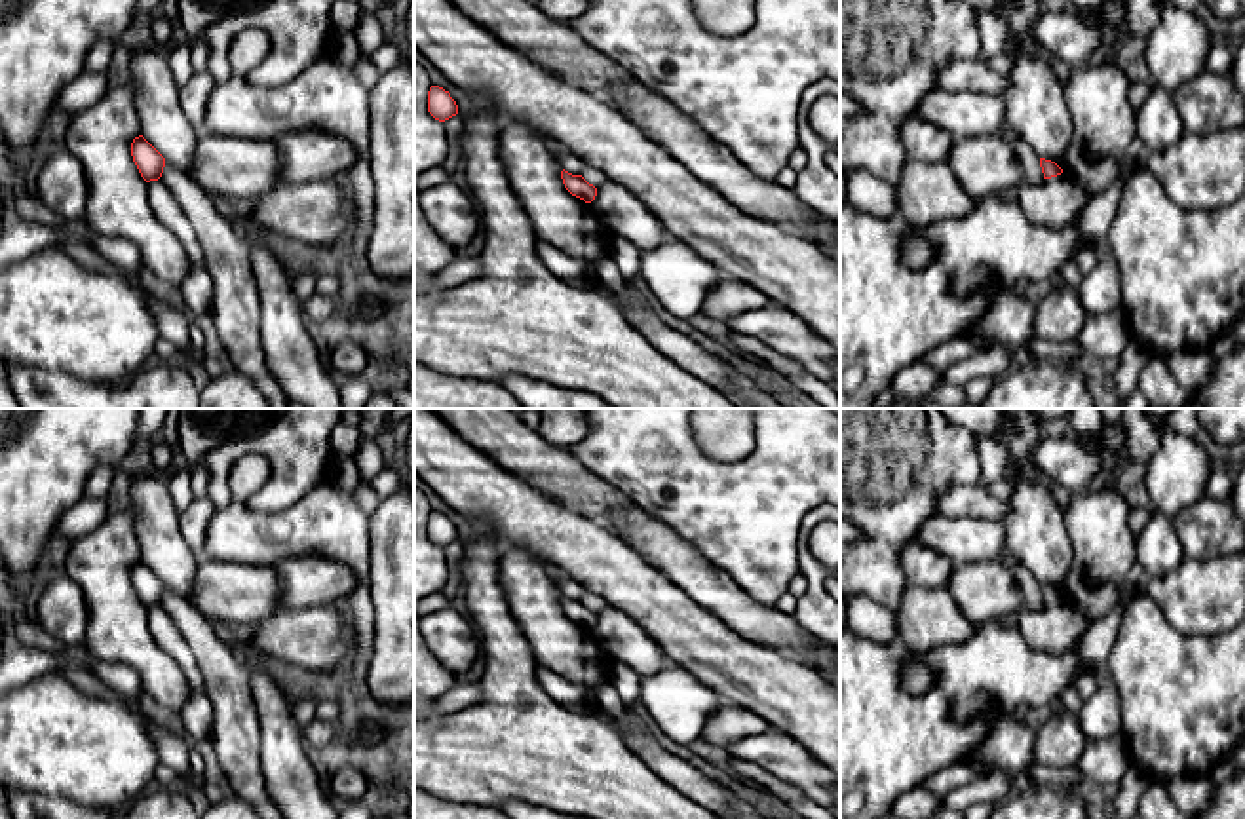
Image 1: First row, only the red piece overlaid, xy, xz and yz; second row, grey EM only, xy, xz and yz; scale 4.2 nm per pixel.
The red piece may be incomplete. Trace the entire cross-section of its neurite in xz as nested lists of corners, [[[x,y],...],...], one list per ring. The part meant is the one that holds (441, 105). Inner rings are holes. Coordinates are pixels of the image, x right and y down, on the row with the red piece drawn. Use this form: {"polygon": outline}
{"polygon": [[[431,86],[430,91],[428,91],[428,112],[435,120],[445,122],[445,120],[449,120],[449,118],[458,114],[458,105],[450,97],[449,91],[445,91],[439,86]]]}

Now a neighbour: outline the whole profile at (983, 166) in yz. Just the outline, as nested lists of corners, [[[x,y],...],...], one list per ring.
[[[1000,133],[956,139],[947,162],[975,200],[1017,188],[1025,179],[1017,154]]]

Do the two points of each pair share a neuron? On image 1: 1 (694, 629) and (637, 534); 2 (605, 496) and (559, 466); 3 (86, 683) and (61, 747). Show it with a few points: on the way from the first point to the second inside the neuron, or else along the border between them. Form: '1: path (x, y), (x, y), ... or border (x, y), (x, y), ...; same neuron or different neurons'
1: border (626, 542), (692, 601); different neurons
2: path (593, 496), (571, 477); same neuron
3: border (61, 675), (84, 692), (107, 702); different neurons

